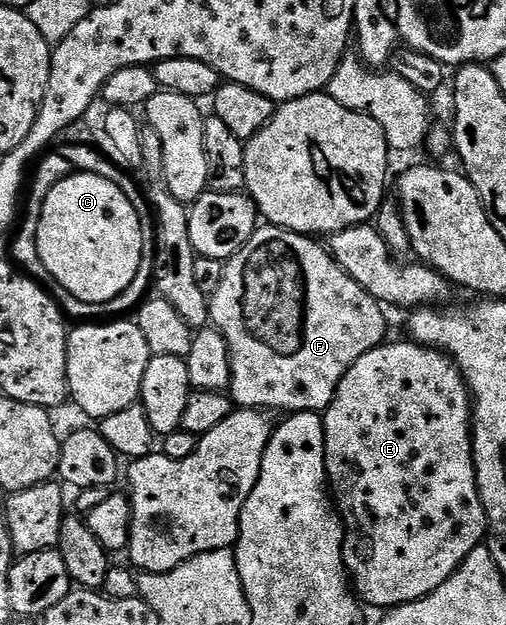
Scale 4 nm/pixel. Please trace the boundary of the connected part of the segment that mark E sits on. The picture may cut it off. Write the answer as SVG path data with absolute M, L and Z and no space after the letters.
M405 341L406 343L383 342L381 347L374 347L364 357L357 359L350 366L348 373L340 381L334 394L334 400L322 415L324 425L324 445L326 446L326 477L332 502L339 515L342 516L342 526L346 529L346 540L342 543L342 556L346 562L352 587L360 596L363 604L371 603L374 607L389 609L411 603L430 595L472 553L472 549L483 546L488 535L486 510L478 492L478 478L474 468L474 436L472 434L472 396L464 377L458 372L453 358L445 351L436 347L424 347L421 343Z

